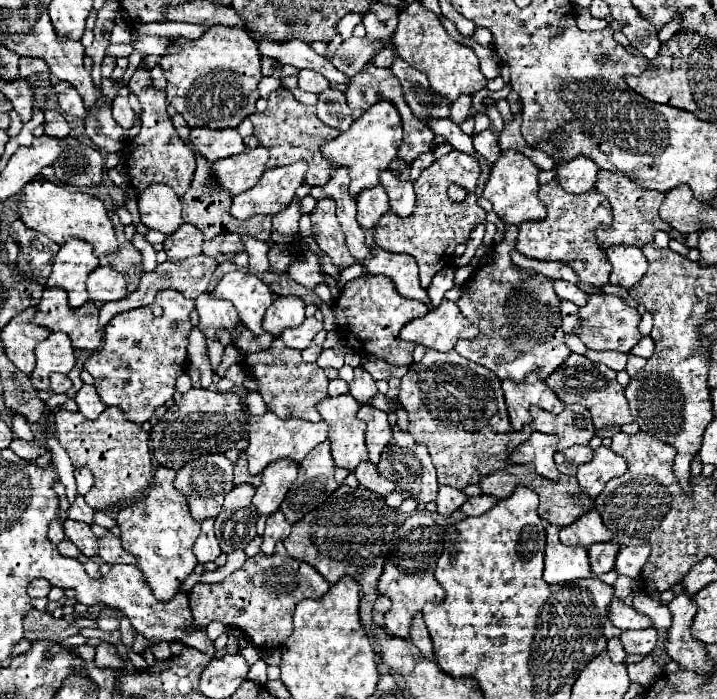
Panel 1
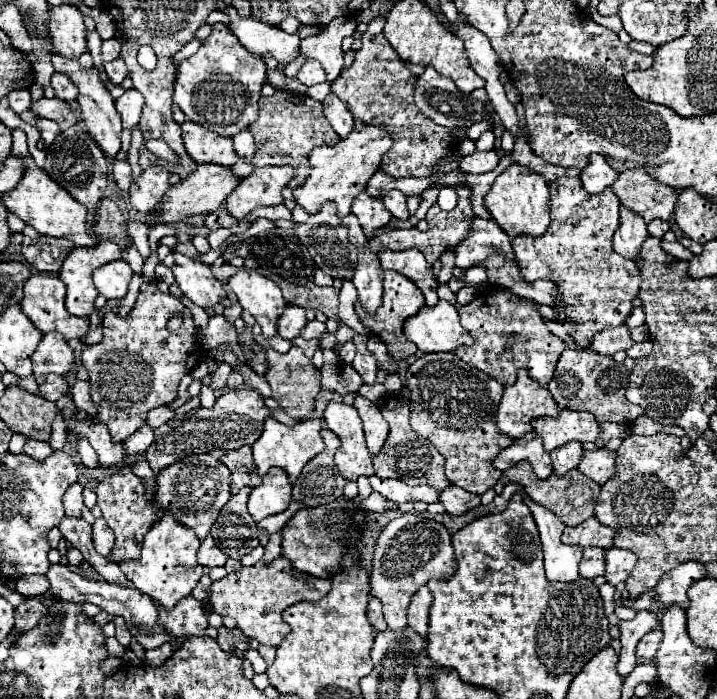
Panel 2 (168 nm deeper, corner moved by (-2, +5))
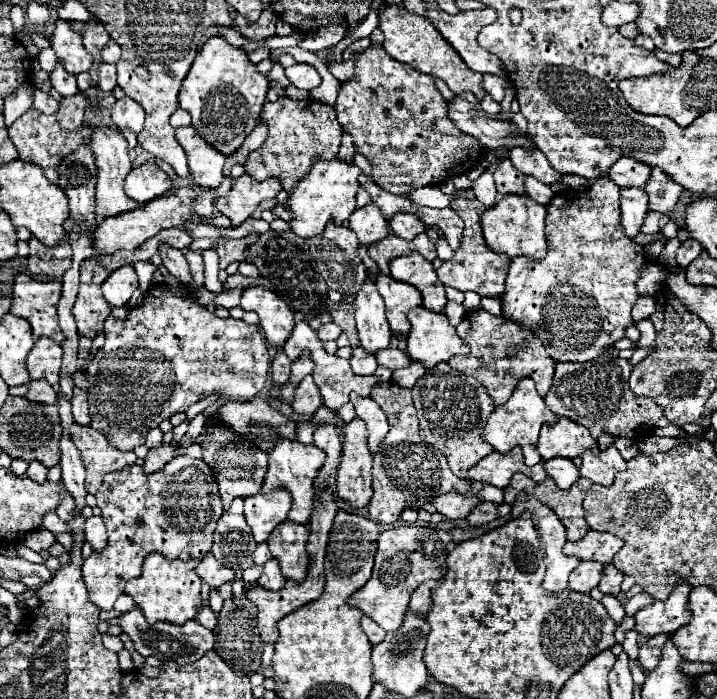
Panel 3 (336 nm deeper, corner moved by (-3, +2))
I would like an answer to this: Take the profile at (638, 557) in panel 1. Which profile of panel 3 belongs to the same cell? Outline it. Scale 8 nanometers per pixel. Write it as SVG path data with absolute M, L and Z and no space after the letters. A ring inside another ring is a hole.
M609 563L605 569L603 569L603 579L601 579L601 583L599 583L599 589L601 589L601 593L609 593L609 595L617 595L621 589L619 589L619 585L621 585L621 581L623 581L623 573L613 565L613 563Z

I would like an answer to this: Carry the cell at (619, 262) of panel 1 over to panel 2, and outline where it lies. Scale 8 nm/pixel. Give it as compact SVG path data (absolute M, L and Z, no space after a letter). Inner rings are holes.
M620 206L620 226L612 238L614 250L630 260L636 260L638 250L646 240L646 236L648 236L648 230L642 216L634 214L626 206Z

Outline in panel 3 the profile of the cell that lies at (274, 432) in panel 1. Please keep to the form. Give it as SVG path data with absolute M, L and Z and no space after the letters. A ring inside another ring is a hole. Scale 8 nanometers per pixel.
M283 439L283 441L277 441L275 447L271 447L267 451L267 455L269 455L269 467L267 467L267 475L265 475L261 491L267 493L275 487L289 489L293 495L293 507L289 511L289 519L295 523L307 523L311 509L313 509L313 487L311 485L313 485L313 477L315 477L317 469L321 469L323 459L325 459L323 449L319 449L315 445L303 445L299 441Z

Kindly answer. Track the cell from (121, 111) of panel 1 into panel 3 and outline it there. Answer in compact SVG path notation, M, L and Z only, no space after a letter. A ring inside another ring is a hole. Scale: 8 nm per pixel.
M123 97L123 99L119 99L113 105L111 117L113 117L115 127L119 127L119 129L131 129L131 131L139 133L143 129L145 113L143 113L143 107L137 101L133 101L131 97Z

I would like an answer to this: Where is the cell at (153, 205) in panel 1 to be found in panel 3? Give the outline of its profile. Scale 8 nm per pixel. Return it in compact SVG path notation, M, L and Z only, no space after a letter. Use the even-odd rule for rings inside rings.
M153 161L137 165L127 175L127 183L125 183L125 193L139 205L163 195L169 189L173 189L173 181Z

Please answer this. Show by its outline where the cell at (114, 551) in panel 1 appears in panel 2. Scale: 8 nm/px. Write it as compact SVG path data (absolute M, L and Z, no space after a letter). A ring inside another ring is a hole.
M98 518L92 524L92 540L94 540L96 552L102 556L108 556L110 550L114 548L114 532L110 530L110 526L106 524L104 518Z

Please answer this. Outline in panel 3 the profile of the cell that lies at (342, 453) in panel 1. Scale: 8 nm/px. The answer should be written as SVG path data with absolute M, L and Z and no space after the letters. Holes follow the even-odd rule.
M355 417L353 421L343 425L343 457L337 469L337 497L347 499L351 503L351 507L365 507L373 495L373 487L371 487L371 463L373 463L373 455L367 449L367 431L363 425L363 419Z

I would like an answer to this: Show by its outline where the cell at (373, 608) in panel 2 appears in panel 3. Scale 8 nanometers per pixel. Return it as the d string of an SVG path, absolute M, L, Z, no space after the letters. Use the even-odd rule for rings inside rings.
M363 617L363 619L361 619L361 629L367 633L367 637L369 637L371 643L379 643L379 641L385 639L383 627L379 627L371 617Z

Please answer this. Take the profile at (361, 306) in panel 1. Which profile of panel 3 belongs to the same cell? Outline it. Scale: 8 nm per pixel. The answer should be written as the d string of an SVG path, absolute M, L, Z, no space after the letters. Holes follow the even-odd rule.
M379 273L379 277L377 277L377 289L385 301L385 313L387 313L391 331L395 335L407 335L409 333L407 313L413 307L421 305L419 291L413 285L395 281L393 277L383 275L383 273Z

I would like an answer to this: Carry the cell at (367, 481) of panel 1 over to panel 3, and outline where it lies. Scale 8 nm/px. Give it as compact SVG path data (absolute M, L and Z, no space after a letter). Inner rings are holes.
M443 493L431 501L431 505L437 509L437 513L449 517L449 519L463 519L475 505L479 505L477 497L471 495L459 495L459 493Z

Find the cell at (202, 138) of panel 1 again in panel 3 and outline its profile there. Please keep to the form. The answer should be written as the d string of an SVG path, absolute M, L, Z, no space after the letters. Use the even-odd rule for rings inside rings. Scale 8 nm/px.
M179 127L177 141L187 153L193 183L201 187L217 187L223 181L223 167L227 155L219 153L213 145L209 145L193 127Z

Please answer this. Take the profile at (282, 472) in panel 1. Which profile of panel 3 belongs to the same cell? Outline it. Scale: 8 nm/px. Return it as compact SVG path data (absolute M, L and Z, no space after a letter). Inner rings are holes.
M283 487L269 493L255 493L245 497L245 519L257 543L267 541L271 531L283 523L291 509L291 493Z

